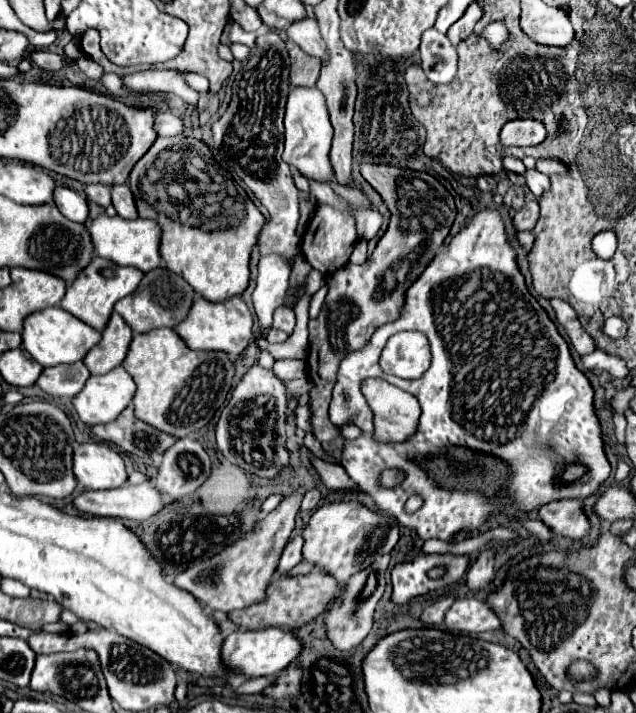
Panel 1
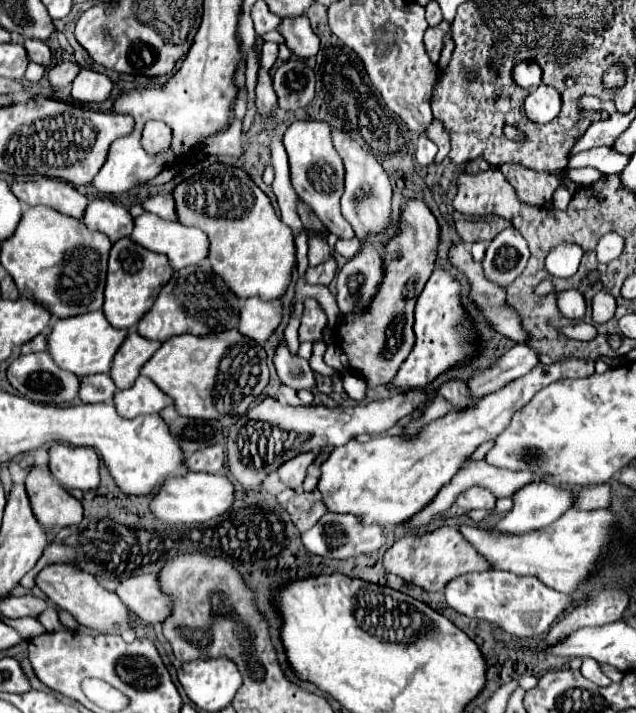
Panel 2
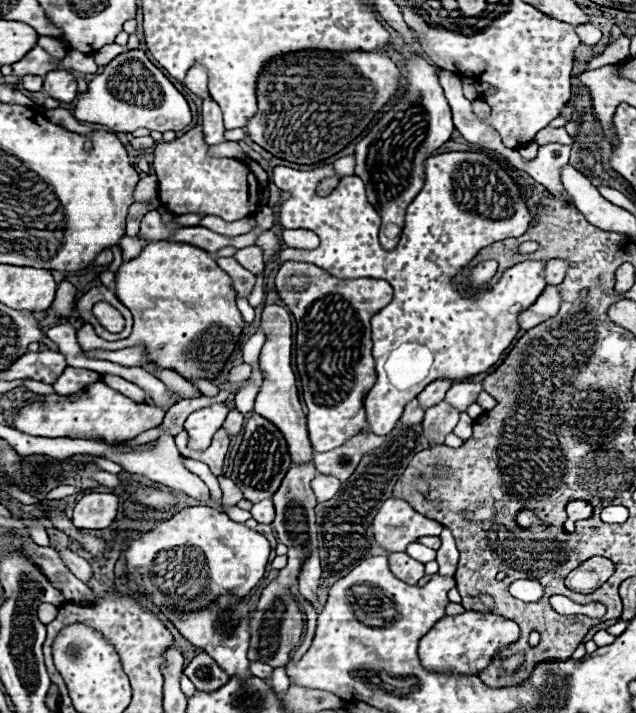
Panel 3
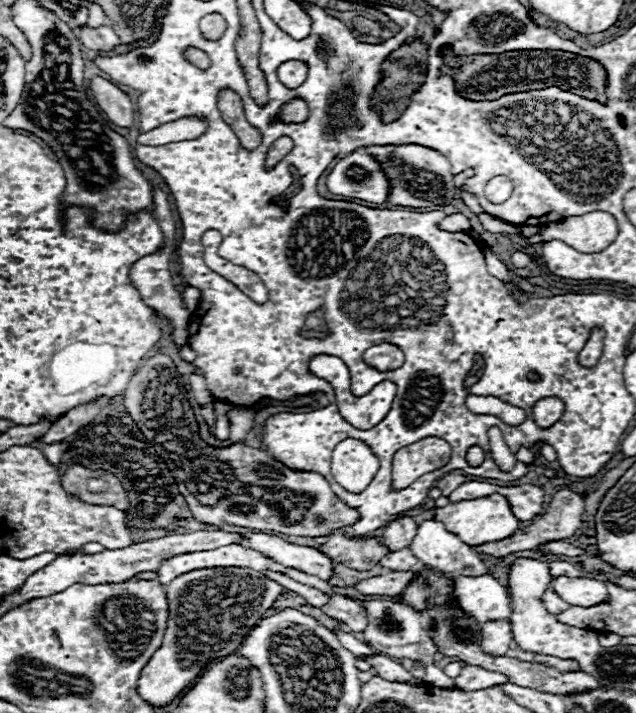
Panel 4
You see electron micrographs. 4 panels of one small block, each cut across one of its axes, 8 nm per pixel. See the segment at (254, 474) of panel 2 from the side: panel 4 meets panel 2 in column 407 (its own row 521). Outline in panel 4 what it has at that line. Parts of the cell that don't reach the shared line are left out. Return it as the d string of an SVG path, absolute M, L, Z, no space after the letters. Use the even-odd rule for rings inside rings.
M404 516L404 518L398 518L386 526L382 542L390 550L400 550L400 548L410 546L410 540L416 536L416 532L418 532L418 524L414 522L414 518Z

